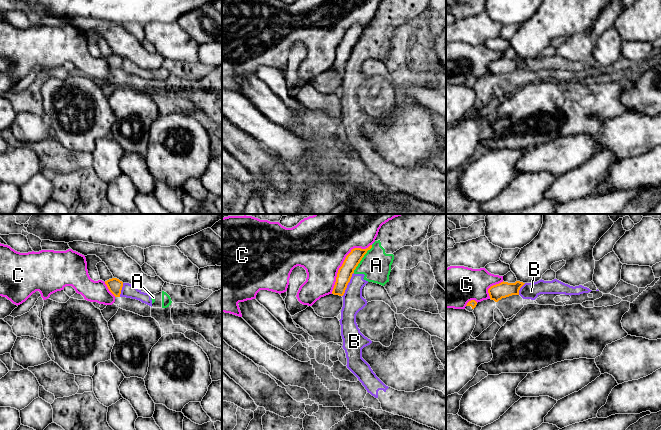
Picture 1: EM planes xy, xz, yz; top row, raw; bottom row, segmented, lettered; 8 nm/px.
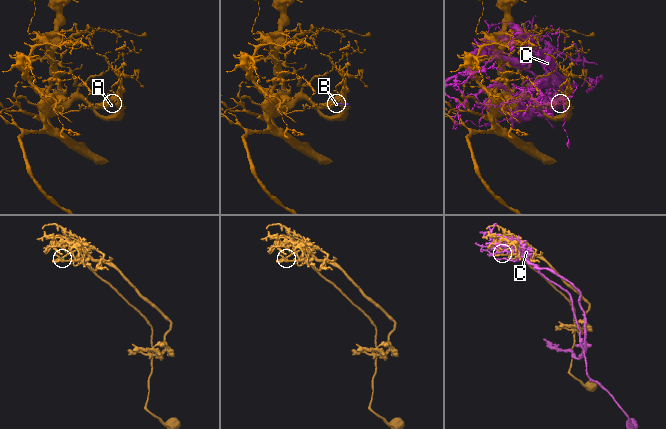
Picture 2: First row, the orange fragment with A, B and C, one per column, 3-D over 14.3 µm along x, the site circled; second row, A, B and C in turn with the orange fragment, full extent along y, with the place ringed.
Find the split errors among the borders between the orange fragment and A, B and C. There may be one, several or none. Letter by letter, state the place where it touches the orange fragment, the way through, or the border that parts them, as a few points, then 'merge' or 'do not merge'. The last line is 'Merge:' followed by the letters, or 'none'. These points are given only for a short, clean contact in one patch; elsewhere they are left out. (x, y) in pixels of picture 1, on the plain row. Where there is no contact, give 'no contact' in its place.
A: contact xz (361, 35); border xz (372, 21), (353, 48); do not merge
B: contact xz (347, 60); border xz (353, 48), (342, 72); do not merge
C: contact xz (343, 38); do not merge
Merge: none

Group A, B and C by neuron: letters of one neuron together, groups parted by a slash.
A B / C

